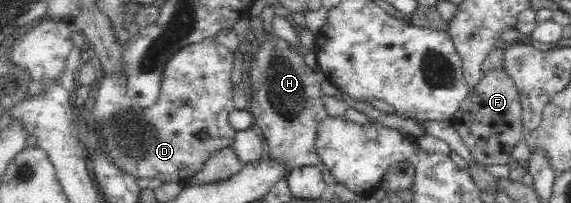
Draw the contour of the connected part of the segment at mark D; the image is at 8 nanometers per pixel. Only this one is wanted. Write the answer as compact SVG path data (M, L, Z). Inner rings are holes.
M217 36L204 38L202 42L184 46L182 50L178 50L178 53L174 54L174 56L166 62L161 90L156 102L151 107L145 109L136 107L132 108L132 110L124 111L115 121L110 121L105 127L101 128L102 136L100 136L100 145L102 145L104 153L106 153L106 157L108 157L115 166L120 168L120 170L123 170L136 178L158 178L158 180L161 180L163 183L176 182L177 180L186 181L189 177L200 172L200 170L203 169L205 162L208 161L217 151L223 150L227 147L232 147L234 144L237 130L232 128L232 126L228 123L228 114L230 114L230 111L234 109L232 80L230 80L230 78L232 76L232 72L235 70L235 58L235 52L231 52L228 48L220 44ZM202 130L206 132L208 136L206 136L204 140L198 140L196 135L199 132L202 132Z

